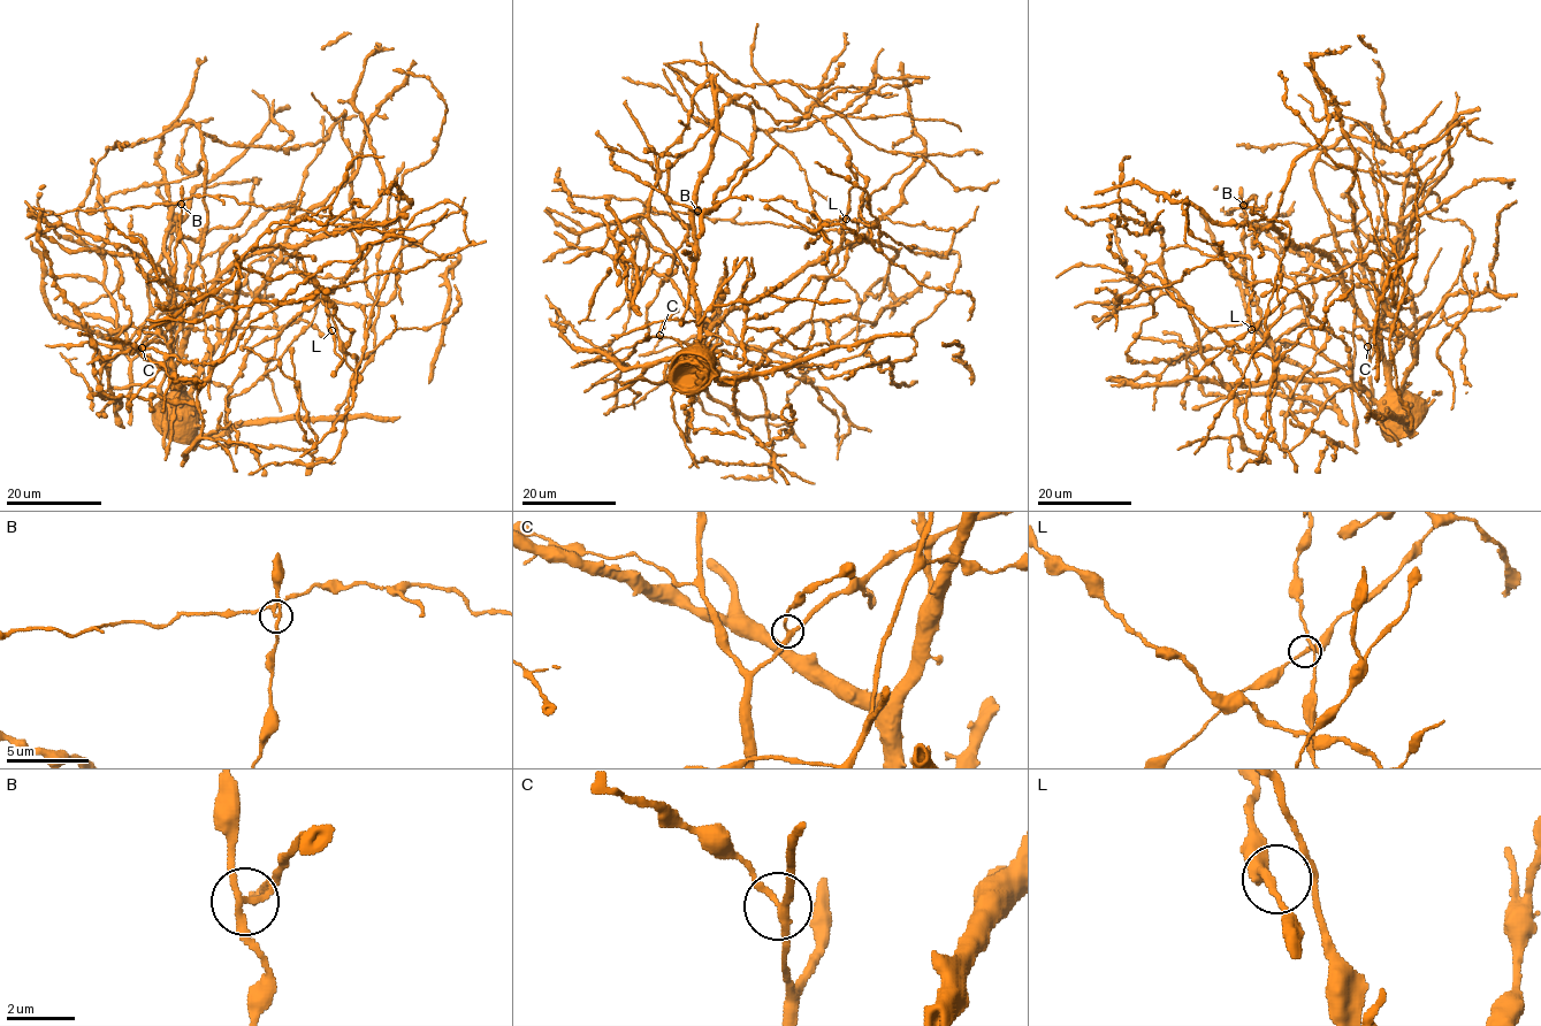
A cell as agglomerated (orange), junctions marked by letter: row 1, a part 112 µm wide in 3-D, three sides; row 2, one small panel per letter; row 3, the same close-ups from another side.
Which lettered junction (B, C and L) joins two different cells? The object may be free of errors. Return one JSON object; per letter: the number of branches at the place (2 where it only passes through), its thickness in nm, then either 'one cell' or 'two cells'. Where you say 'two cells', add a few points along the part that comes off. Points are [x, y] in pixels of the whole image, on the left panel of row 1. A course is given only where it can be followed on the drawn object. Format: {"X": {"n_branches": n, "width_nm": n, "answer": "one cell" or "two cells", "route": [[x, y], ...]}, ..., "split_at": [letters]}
{"B": {"n_branches": 4, "width_nm": 170, "answer": "two cells", "route": [[182, 205], [192, 197], [222, 194], [274, 209], [299, 207], [361, 220], [437, 255], [455, 257]]}, "C": {"n_branches": 3, "width_nm": 220, "answer": "one cell"}, "L": {"n_branches": 4, "width_nm": 190, "answer": "one cell"}, "split_at": ["B"]}

